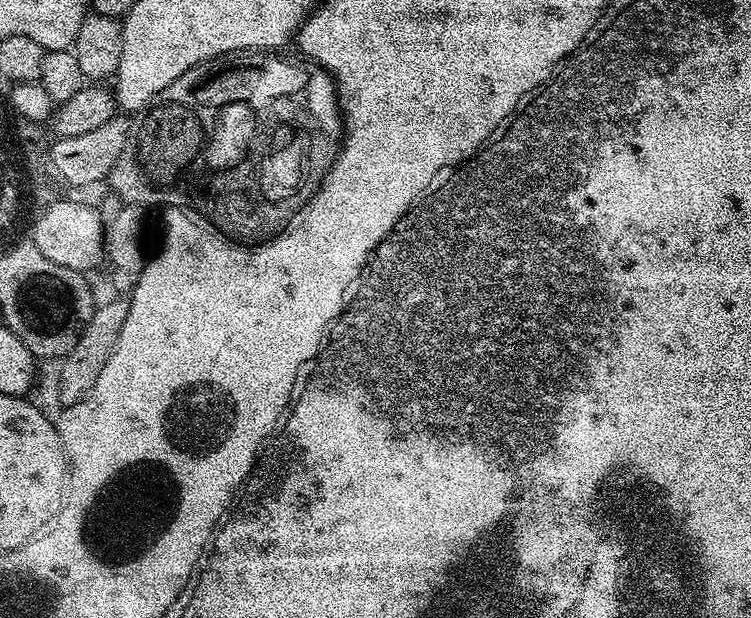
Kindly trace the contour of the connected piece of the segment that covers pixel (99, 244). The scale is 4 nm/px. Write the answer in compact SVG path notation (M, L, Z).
M56 200L40 217L36 220L36 225L32 228L31 243L38 246L38 250L42 250L42 254L46 254L46 258L50 258L50 262L58 262L58 266L66 266L73 268L76 272L87 273L88 268L95 266L99 260L105 255L104 251L104 230L105 221L102 219L101 213L91 208L88 204L83 204L80 200Z

